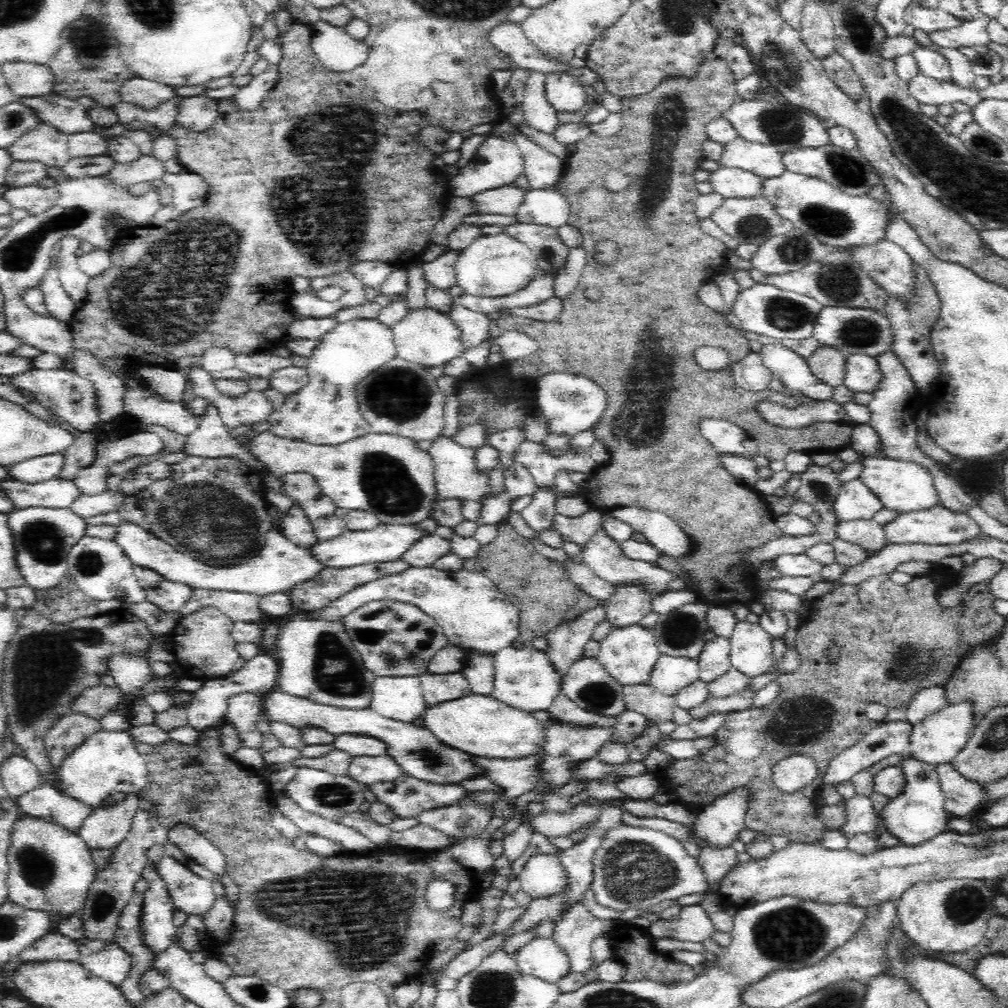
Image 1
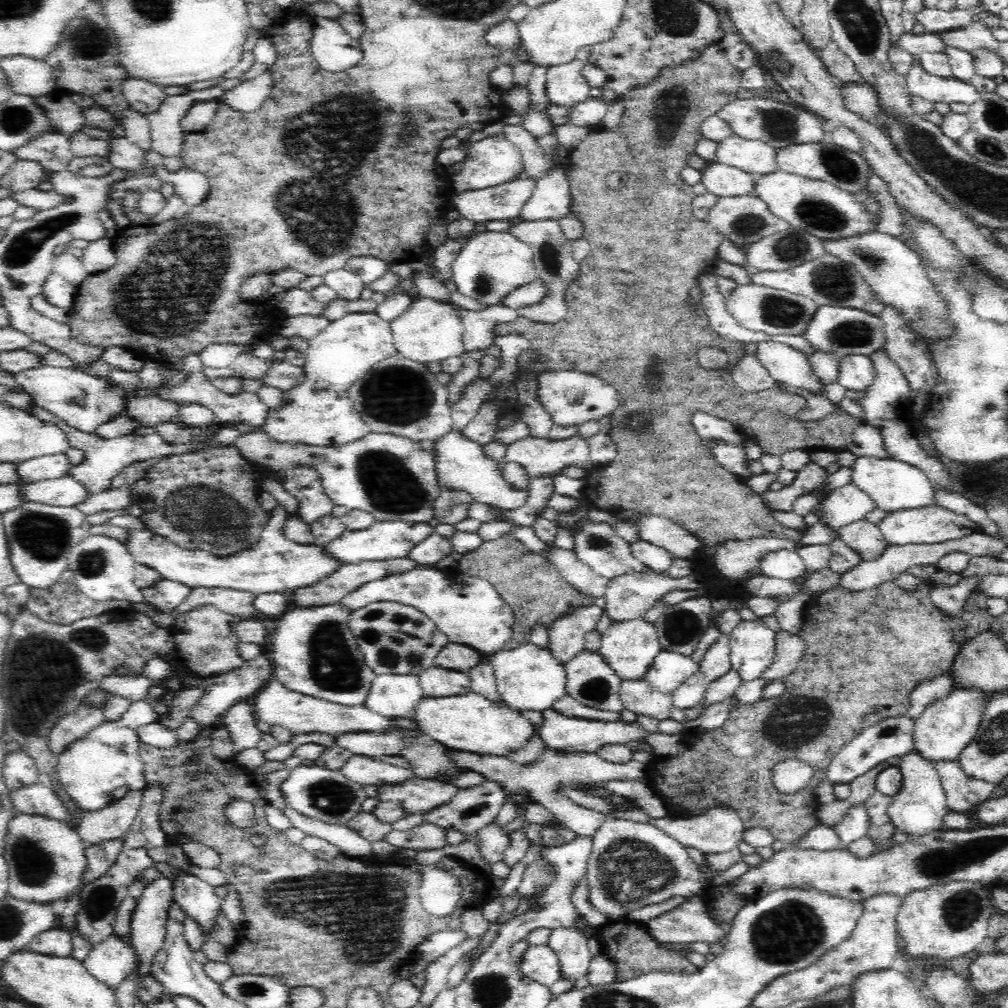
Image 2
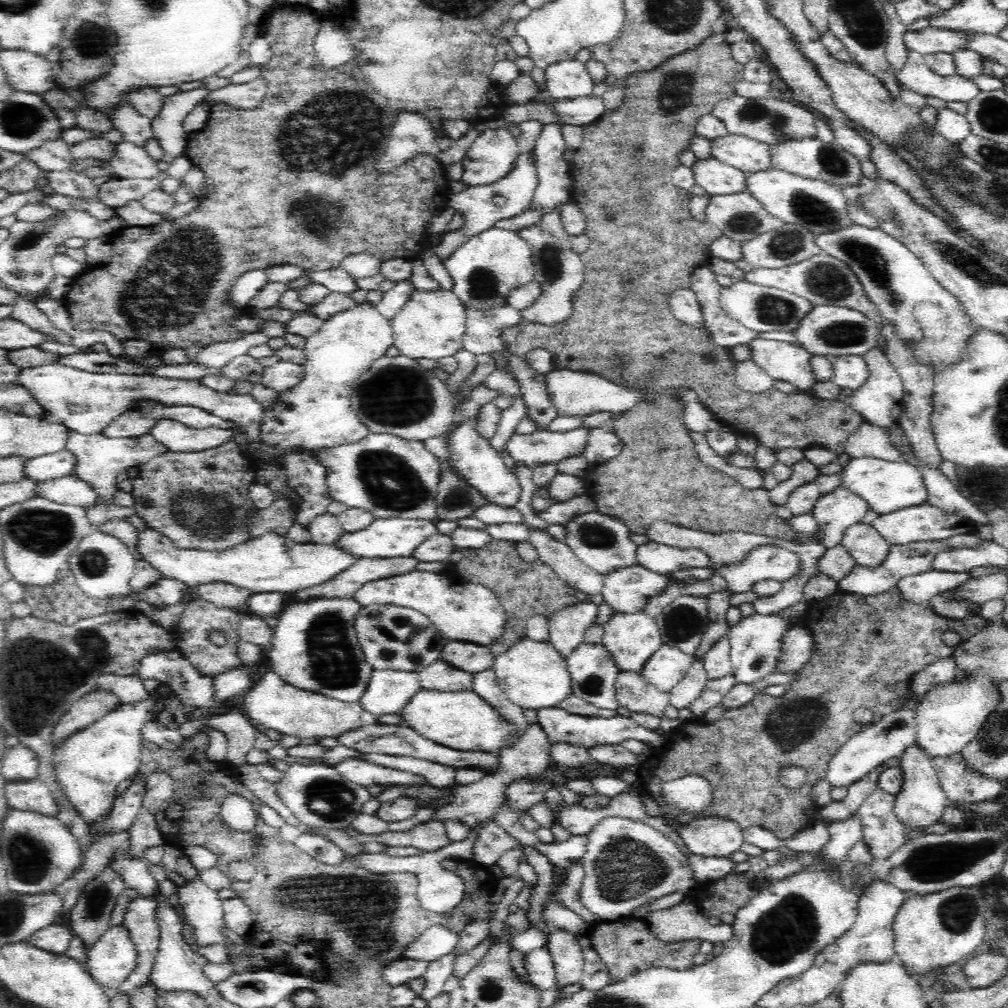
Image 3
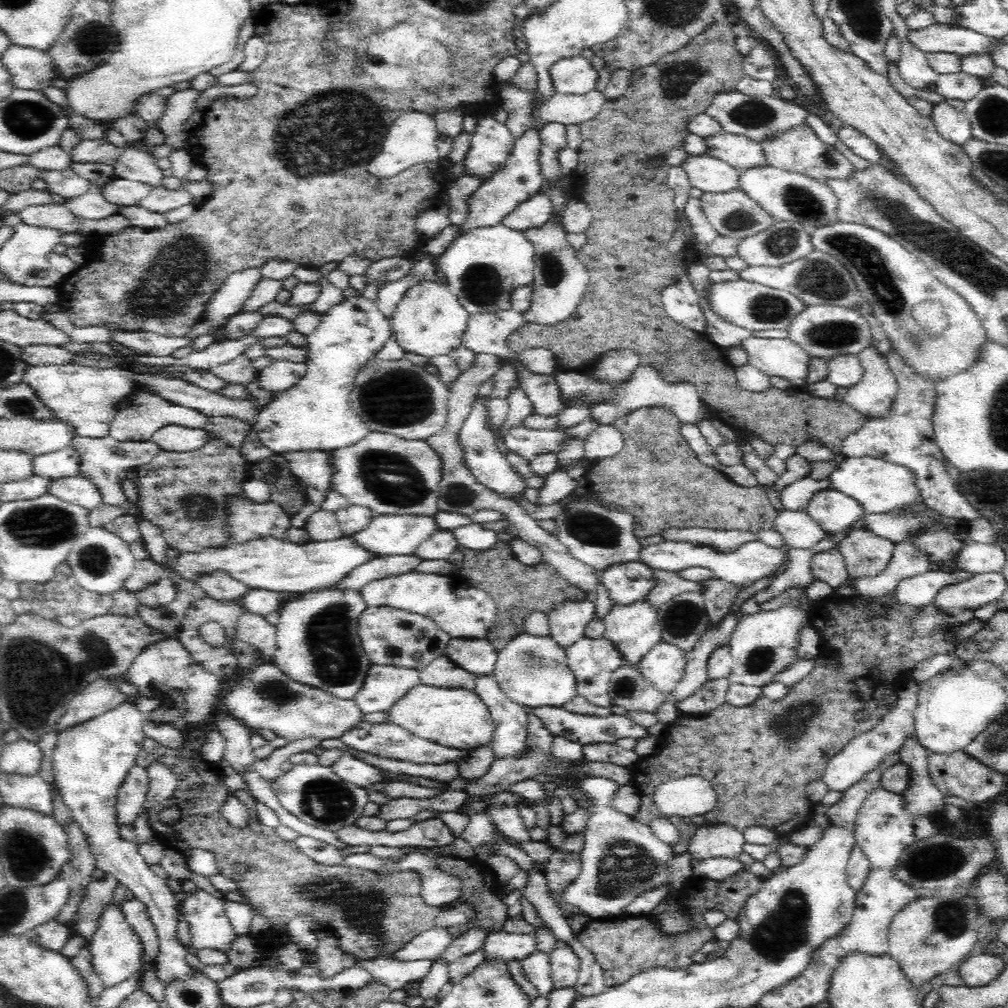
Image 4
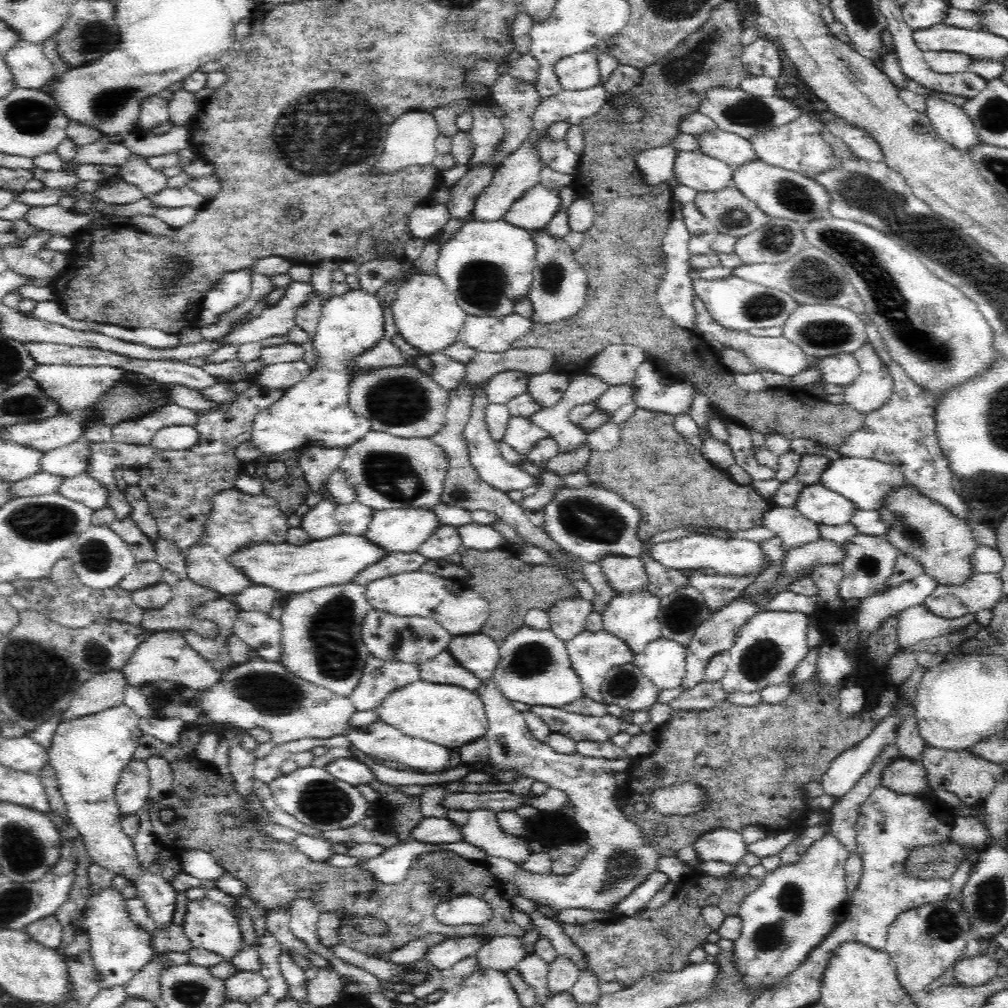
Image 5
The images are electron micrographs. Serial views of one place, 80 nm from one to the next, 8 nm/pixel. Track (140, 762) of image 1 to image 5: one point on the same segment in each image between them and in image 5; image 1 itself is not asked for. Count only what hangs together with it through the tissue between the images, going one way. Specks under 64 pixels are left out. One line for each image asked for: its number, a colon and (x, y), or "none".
2: (93, 771)
3: (92, 766)
4: (91, 761)
5: (89, 754)

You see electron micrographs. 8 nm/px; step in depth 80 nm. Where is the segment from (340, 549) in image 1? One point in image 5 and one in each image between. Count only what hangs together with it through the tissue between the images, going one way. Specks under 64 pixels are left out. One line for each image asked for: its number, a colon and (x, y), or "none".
2: (383, 541)
3: (386, 537)
4: (387, 535)
5: (396, 530)

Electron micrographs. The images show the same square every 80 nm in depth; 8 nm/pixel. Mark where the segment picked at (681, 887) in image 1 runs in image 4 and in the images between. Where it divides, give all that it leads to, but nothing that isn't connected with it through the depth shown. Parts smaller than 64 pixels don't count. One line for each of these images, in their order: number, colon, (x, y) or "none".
2: (632, 865)
3: (627, 864)
4: (622, 859)

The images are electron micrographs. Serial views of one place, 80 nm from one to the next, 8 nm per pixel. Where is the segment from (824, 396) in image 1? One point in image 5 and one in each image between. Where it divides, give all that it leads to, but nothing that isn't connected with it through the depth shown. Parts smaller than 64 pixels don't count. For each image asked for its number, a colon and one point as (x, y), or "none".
2: (788, 366)
3: (783, 361)
4: (776, 357)
5: (779, 355)

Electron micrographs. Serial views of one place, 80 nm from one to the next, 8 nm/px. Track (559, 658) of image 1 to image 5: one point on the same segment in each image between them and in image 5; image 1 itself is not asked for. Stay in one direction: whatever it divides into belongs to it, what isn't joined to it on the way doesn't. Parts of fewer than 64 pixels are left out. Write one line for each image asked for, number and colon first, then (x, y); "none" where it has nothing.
2: (567, 635)
3: (568, 626)
4: (567, 622)
5: (568, 617)

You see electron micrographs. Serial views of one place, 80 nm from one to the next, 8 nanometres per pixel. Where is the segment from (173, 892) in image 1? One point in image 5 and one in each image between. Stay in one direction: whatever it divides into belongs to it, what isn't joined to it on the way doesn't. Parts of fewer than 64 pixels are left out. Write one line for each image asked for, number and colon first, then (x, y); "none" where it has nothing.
2: (196, 897)
3: (200, 904)
4: (210, 928)
5: (209, 925)

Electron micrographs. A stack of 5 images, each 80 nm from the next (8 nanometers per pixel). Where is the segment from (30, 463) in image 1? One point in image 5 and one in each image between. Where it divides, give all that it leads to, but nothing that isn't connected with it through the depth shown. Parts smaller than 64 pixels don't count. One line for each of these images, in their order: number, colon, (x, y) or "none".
2: (48, 467)
3: (61, 464)
4: (64, 463)
5: (71, 460)

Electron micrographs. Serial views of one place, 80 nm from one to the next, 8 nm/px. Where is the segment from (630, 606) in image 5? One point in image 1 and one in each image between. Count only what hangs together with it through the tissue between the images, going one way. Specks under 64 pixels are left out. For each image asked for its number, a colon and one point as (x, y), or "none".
1: (629, 655)
2: (629, 648)
3: (630, 639)
4: (633, 630)

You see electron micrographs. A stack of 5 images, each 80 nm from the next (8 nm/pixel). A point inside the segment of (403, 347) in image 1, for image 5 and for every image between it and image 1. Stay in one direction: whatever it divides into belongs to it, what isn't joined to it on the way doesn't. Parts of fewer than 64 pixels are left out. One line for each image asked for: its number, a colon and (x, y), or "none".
2: (428, 332)
3: (431, 325)
4: (430, 321)
5: (427, 315)

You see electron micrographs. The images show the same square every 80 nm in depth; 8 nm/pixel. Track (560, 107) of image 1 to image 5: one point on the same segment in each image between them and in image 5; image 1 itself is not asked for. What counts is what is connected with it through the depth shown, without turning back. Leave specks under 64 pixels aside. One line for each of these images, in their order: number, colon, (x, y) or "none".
2: (566, 87)
3: (565, 80)
4: (575, 75)
5: (580, 71)

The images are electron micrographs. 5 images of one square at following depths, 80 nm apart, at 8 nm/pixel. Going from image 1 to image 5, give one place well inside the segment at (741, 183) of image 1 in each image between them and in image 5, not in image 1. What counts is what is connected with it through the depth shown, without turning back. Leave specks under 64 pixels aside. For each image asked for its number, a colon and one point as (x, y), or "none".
2: (723, 180)
3: (716, 178)
4: (710, 175)
5: (696, 170)

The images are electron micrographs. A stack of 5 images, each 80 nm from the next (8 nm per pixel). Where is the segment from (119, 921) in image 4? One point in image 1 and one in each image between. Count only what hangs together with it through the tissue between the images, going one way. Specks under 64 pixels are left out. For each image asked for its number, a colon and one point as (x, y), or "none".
1: (113, 964)
2: (110, 961)
3: (110, 961)

